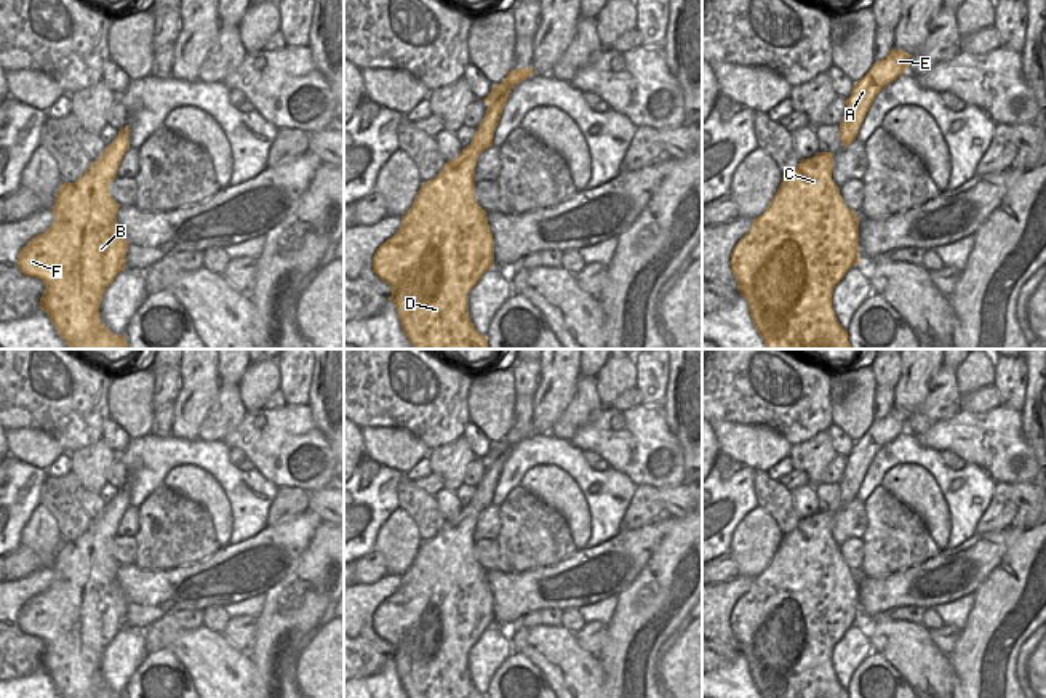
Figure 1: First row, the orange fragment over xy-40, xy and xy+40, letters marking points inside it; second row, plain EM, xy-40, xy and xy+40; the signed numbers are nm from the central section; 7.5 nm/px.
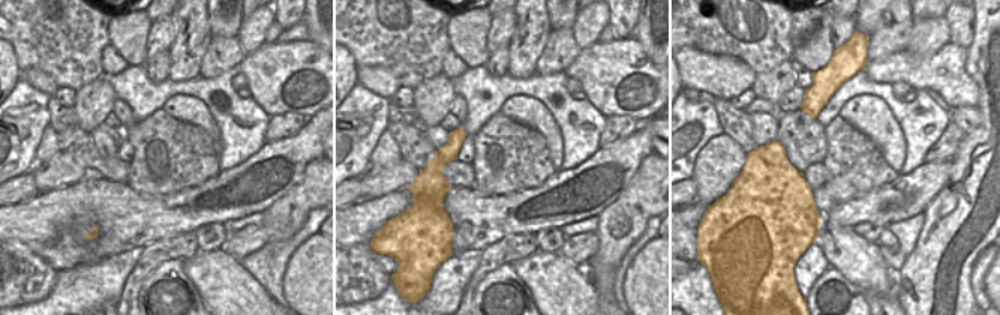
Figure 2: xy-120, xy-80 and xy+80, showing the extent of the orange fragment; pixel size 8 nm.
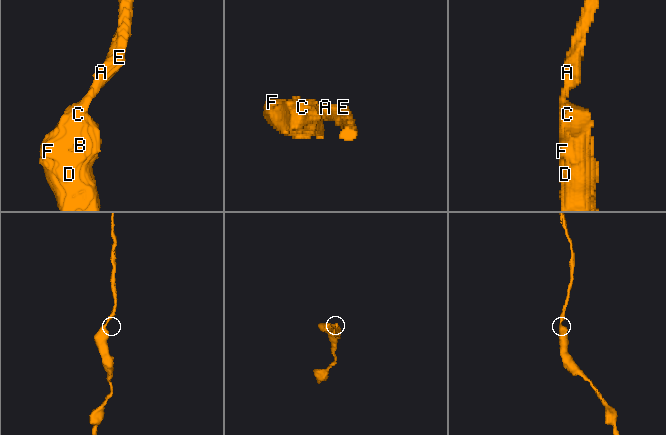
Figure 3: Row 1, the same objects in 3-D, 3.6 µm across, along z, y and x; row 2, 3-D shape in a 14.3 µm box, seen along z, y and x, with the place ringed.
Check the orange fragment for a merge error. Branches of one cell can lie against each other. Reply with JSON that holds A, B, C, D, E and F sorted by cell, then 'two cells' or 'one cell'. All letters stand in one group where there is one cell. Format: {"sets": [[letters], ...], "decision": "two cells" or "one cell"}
{"sets": [["A", "B", "C", "D", "E", "F"]], "decision": "one cell"}

